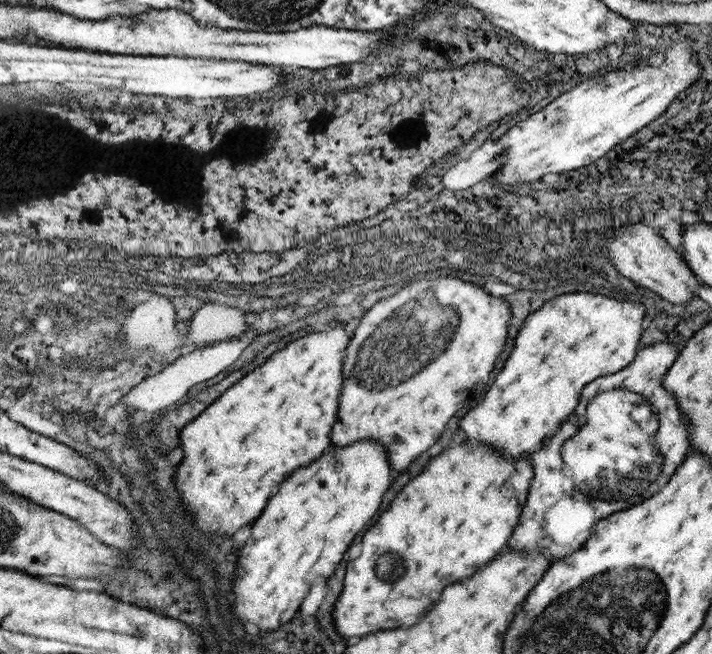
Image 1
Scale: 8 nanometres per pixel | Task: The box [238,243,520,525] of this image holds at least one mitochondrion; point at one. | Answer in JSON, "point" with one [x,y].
{"point":[417,332]}

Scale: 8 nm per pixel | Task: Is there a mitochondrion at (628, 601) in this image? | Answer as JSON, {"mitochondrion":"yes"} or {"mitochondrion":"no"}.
{"mitochondrion":"yes"}

